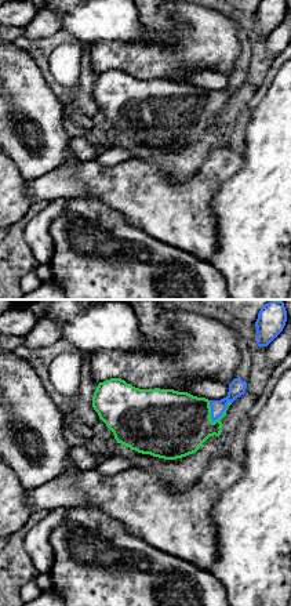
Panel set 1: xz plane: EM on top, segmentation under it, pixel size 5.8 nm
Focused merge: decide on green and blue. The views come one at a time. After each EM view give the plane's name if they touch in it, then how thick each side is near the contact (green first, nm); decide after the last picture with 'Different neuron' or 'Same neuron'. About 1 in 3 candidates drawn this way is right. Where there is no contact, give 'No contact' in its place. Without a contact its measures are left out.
Touches green in xz. Thickness 340 nm (green) against 100 nm

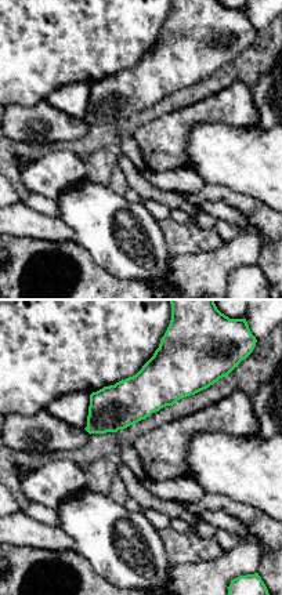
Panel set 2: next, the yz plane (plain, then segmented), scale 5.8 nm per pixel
No contact

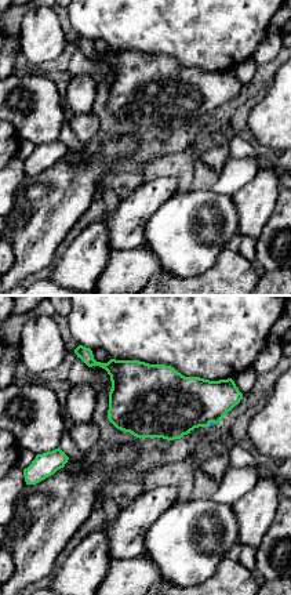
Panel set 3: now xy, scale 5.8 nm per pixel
Touches green in xy. Thickness 360 nm (green) against 20 nm

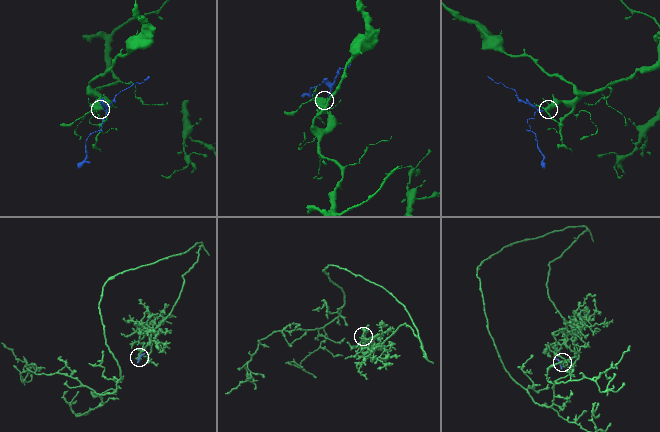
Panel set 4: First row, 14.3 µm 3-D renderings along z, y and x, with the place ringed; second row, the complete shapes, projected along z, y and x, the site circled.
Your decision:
Same neuron

